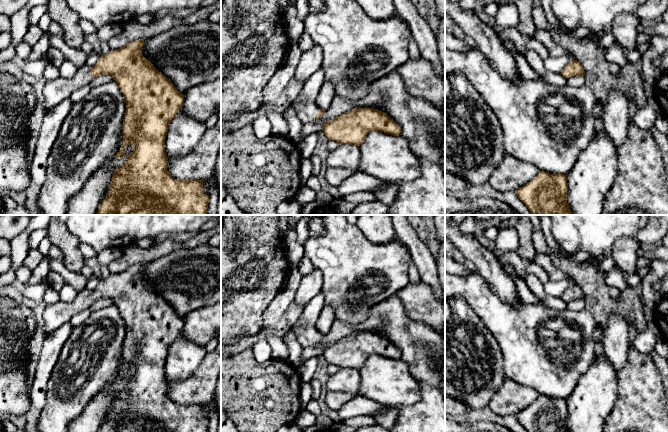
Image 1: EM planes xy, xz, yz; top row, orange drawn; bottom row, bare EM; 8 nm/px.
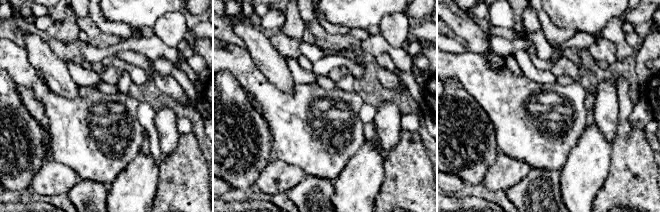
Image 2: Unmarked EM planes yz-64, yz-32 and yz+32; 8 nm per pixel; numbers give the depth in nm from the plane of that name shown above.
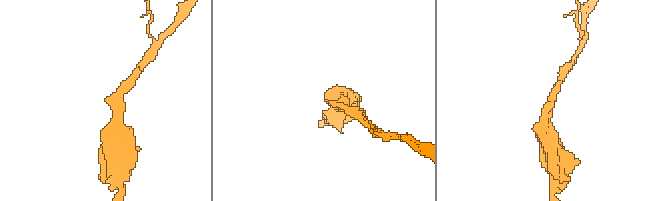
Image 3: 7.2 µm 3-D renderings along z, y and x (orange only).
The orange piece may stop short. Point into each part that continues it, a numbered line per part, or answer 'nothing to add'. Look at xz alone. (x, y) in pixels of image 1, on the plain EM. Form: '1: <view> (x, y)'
1: xz (305, 330)

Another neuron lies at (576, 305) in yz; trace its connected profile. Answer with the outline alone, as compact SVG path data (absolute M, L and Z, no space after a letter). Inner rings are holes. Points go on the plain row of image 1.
M571 300L567 302L567 308L573 311L580 311L585 309L585 300Z

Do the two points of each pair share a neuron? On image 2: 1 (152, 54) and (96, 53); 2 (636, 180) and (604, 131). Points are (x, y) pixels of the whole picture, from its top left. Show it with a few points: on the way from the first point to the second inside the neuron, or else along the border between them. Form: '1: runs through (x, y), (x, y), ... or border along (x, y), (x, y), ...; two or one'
1: runs through (138, 45), (124, 45), (110, 51); one
2: border along (617, 119), (609, 165); two

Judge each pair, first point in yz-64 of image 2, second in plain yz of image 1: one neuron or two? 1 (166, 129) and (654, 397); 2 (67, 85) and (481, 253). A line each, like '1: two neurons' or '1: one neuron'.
1: two neurons
2: one neuron

